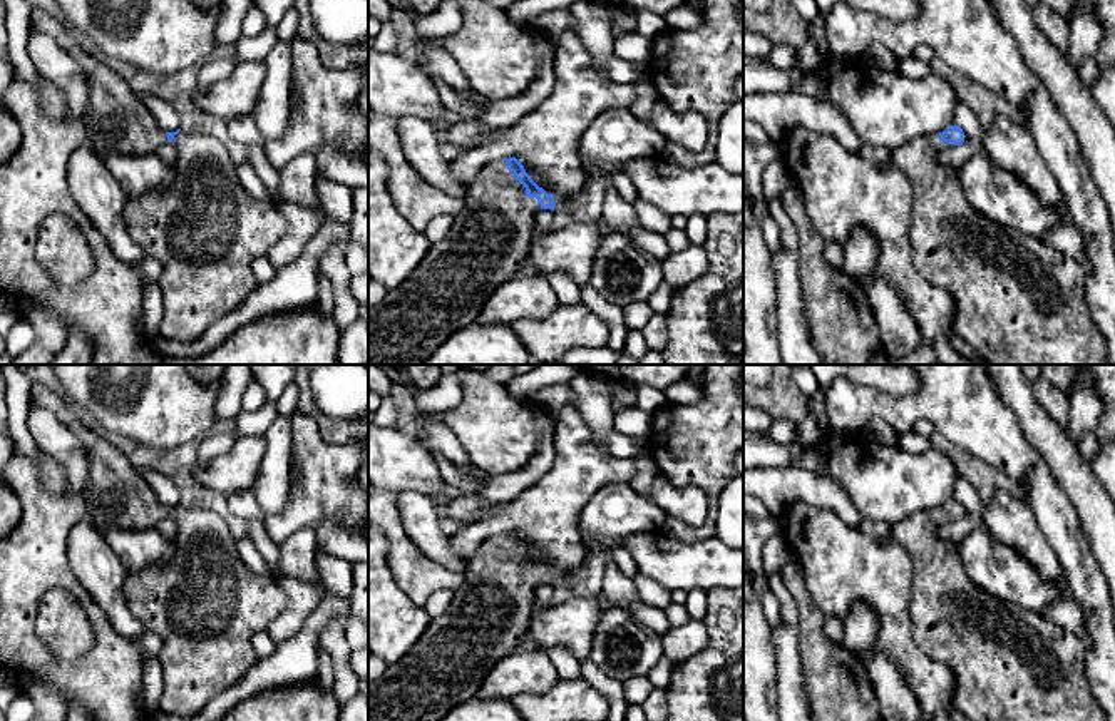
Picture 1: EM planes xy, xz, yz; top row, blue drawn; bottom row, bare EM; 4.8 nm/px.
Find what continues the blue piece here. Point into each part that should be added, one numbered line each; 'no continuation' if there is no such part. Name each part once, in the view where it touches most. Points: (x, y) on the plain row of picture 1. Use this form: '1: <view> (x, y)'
1: xz (489, 616)
2: yz (1008, 664)

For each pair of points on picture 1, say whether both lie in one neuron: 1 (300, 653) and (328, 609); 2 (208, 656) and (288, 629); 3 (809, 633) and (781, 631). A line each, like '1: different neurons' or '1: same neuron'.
1: same neuron
2: different neurons
3: different neurons

